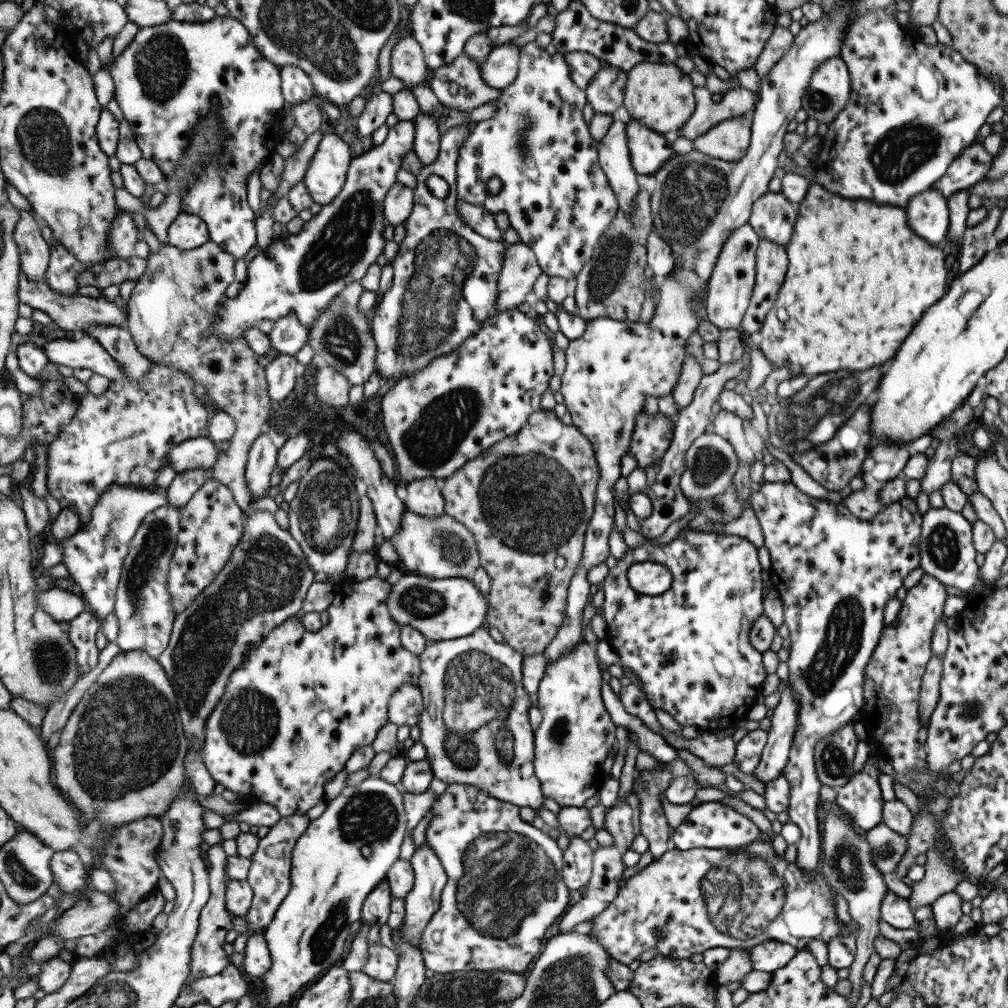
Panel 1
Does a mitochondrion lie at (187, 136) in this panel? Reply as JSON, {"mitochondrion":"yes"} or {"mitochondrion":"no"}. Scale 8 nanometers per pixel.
{"mitochondrion":"no"}

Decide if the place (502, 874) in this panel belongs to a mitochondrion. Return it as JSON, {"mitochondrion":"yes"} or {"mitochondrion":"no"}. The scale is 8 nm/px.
{"mitochondrion":"yes"}

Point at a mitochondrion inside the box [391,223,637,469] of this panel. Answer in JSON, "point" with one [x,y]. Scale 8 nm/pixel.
{"point":[606,276]}

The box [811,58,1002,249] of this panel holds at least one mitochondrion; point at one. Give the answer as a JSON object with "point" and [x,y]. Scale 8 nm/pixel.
{"point":[904,149]}

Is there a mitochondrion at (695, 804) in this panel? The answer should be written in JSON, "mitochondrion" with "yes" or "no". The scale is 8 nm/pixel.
{"mitochondrion":"no"}

